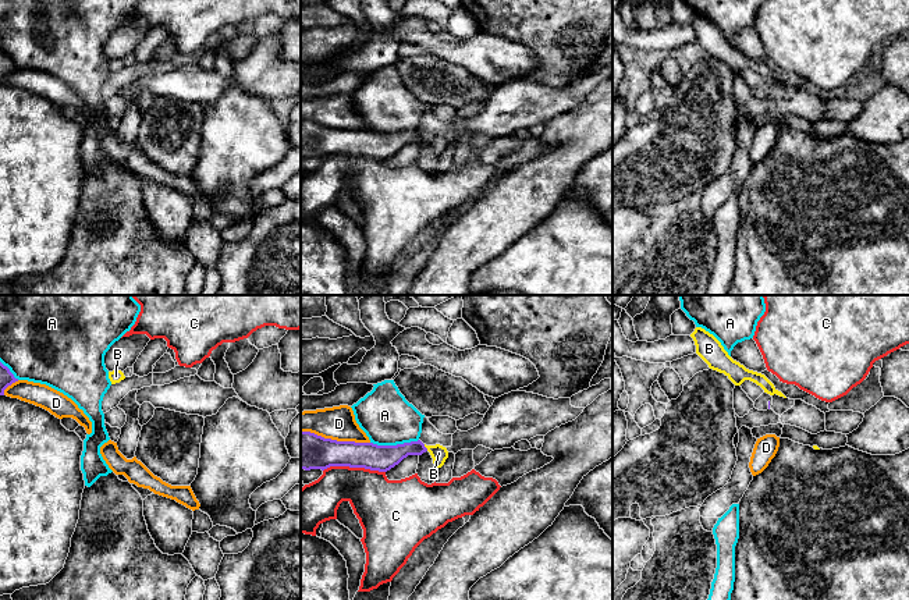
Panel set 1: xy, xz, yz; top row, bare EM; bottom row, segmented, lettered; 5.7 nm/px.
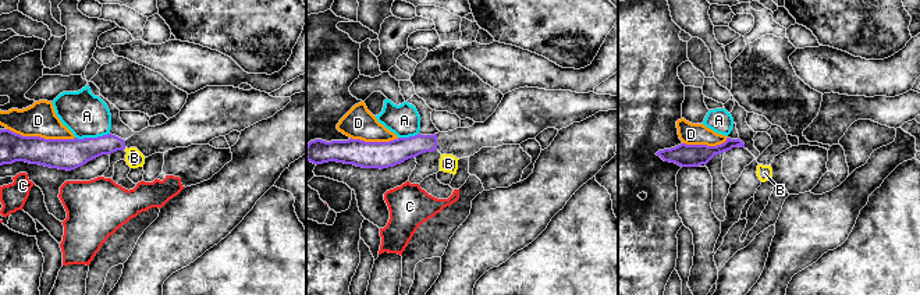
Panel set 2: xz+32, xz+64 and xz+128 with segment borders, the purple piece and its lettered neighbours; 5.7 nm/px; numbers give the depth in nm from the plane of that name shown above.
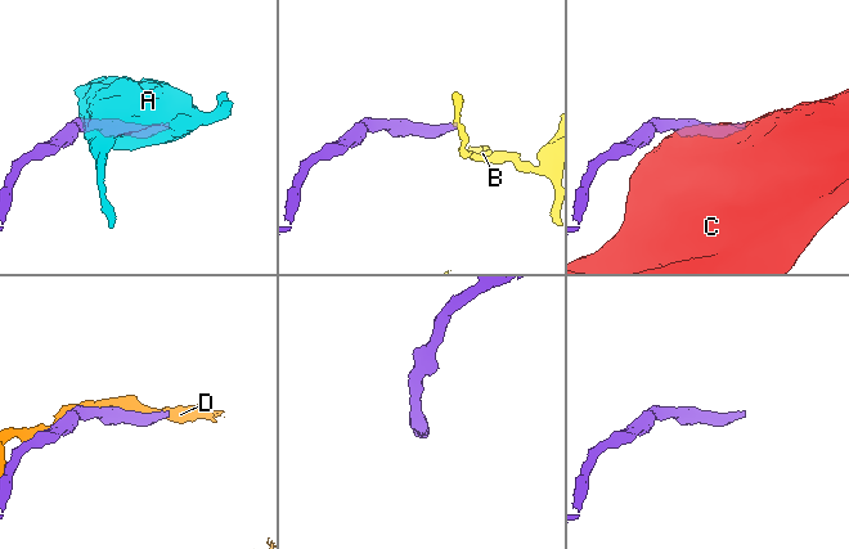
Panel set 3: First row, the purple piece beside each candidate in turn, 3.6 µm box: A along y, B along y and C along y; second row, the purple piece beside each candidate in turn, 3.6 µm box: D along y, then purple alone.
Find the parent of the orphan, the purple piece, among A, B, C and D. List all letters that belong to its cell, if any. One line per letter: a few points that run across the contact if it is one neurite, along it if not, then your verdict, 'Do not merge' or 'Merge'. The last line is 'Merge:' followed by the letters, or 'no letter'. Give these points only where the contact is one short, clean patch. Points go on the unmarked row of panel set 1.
A: Do not merge
B: Line: xz (423, 132), (428, 138). Do not merge
C: Do not merge
D: Do not merge
Merge: no letter

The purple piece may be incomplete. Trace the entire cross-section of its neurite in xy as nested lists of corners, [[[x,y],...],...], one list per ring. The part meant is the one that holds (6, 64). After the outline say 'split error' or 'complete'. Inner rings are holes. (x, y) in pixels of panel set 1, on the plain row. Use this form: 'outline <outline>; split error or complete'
outline [[[0,50],[0,84],[4,84],[4,78],[15,70],[18,70],[18,67]]]; complete

